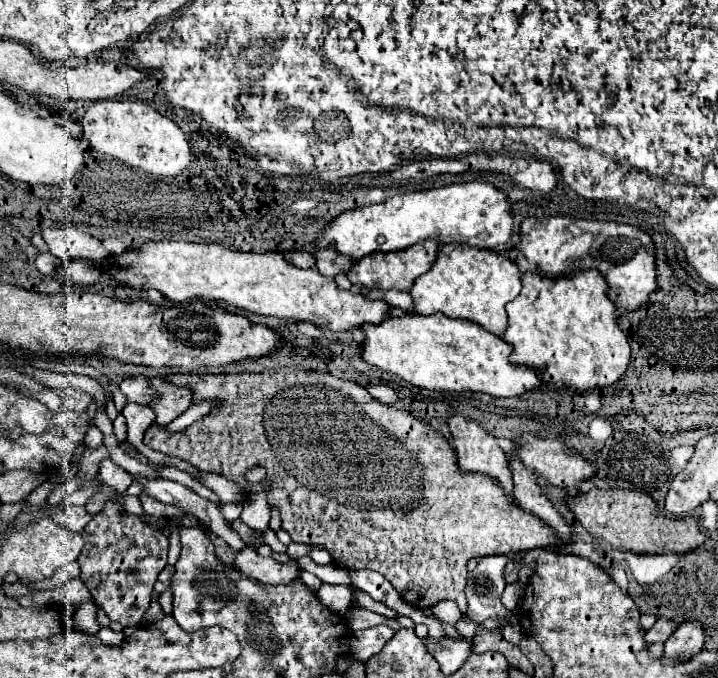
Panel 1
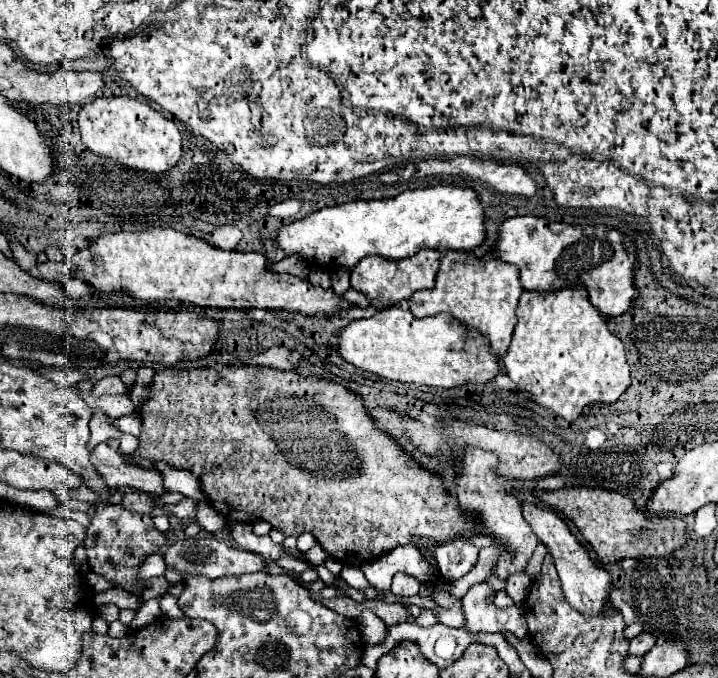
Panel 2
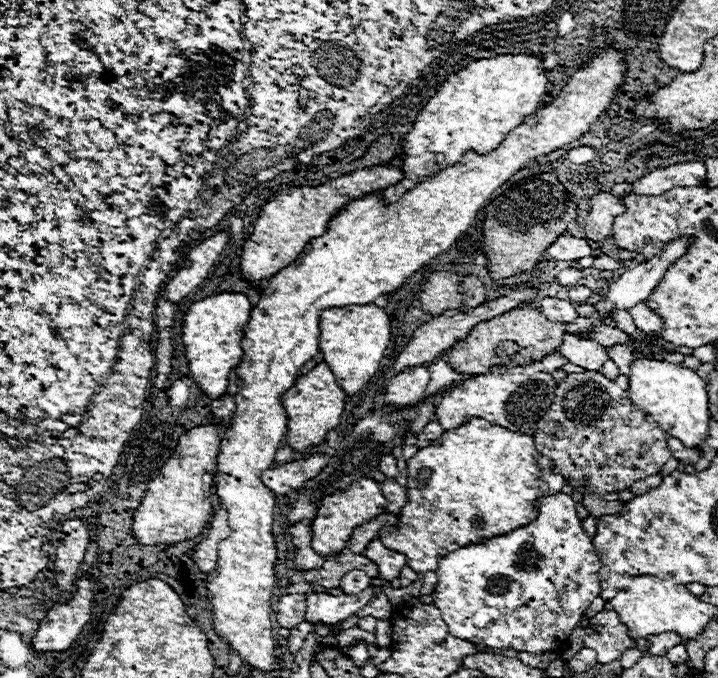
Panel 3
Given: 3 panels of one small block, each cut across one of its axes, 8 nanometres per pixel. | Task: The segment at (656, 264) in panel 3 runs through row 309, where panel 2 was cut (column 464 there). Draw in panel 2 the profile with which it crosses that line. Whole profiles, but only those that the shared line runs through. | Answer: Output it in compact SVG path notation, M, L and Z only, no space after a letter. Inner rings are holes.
M474 584L462 598L464 610L464 630L470 634L480 632L512 632L518 638L526 638L526 620L524 612L518 606L496 608L492 604L494 590L488 584Z

